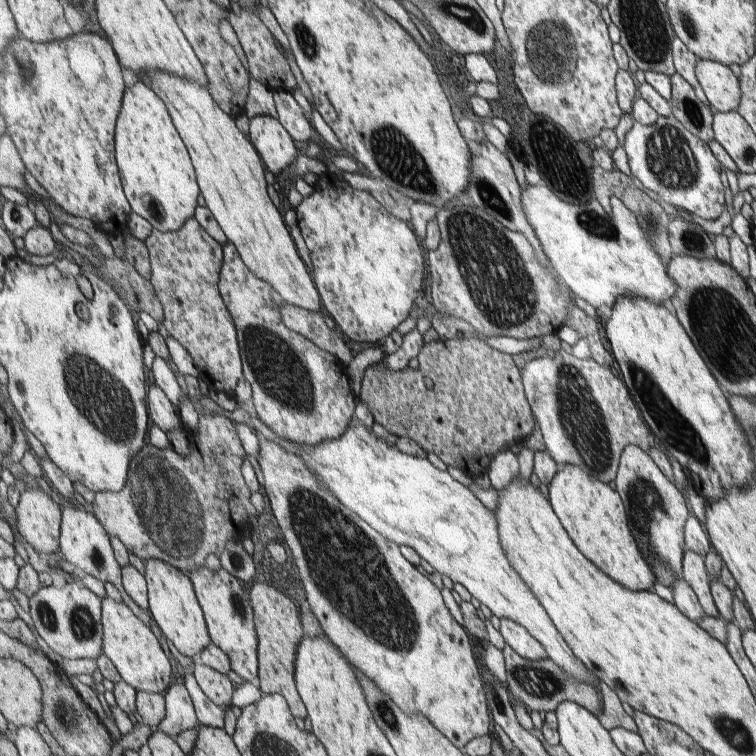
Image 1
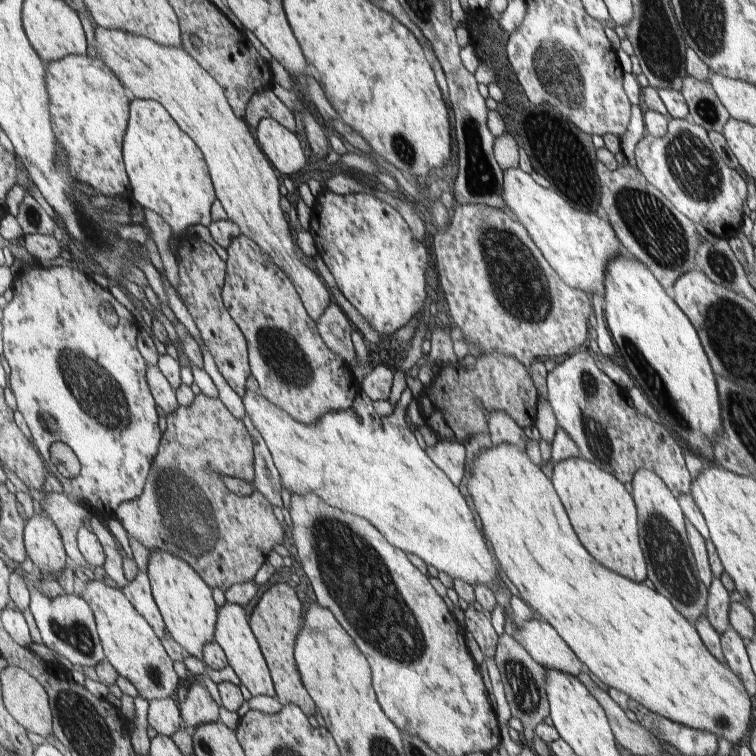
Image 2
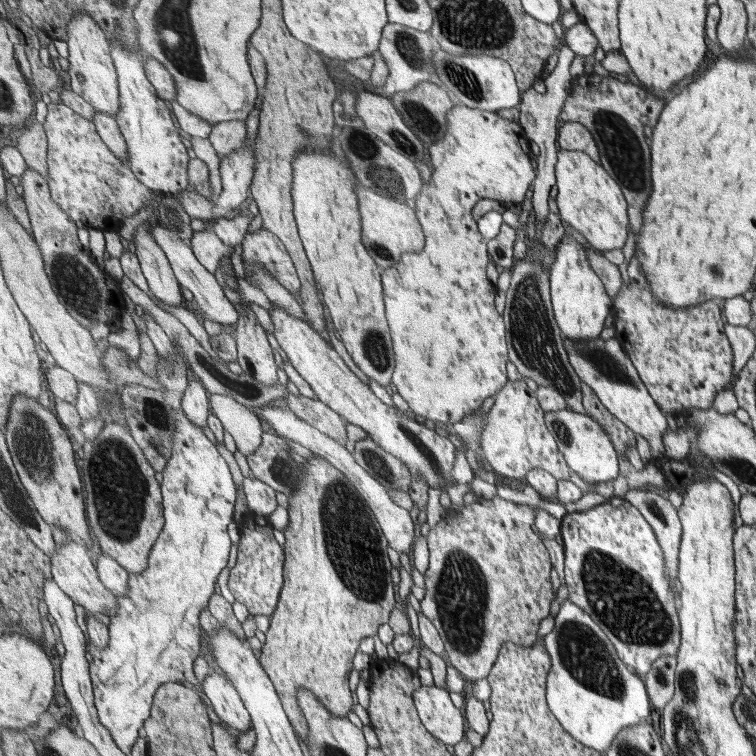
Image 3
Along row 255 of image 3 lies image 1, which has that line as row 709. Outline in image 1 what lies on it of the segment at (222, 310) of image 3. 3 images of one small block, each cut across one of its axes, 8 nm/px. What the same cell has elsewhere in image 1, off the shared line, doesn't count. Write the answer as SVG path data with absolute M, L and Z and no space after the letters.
M175 680L164 693L167 704L167 716L159 726L174 739L181 732L198 728L200 721L189 690L183 681Z

